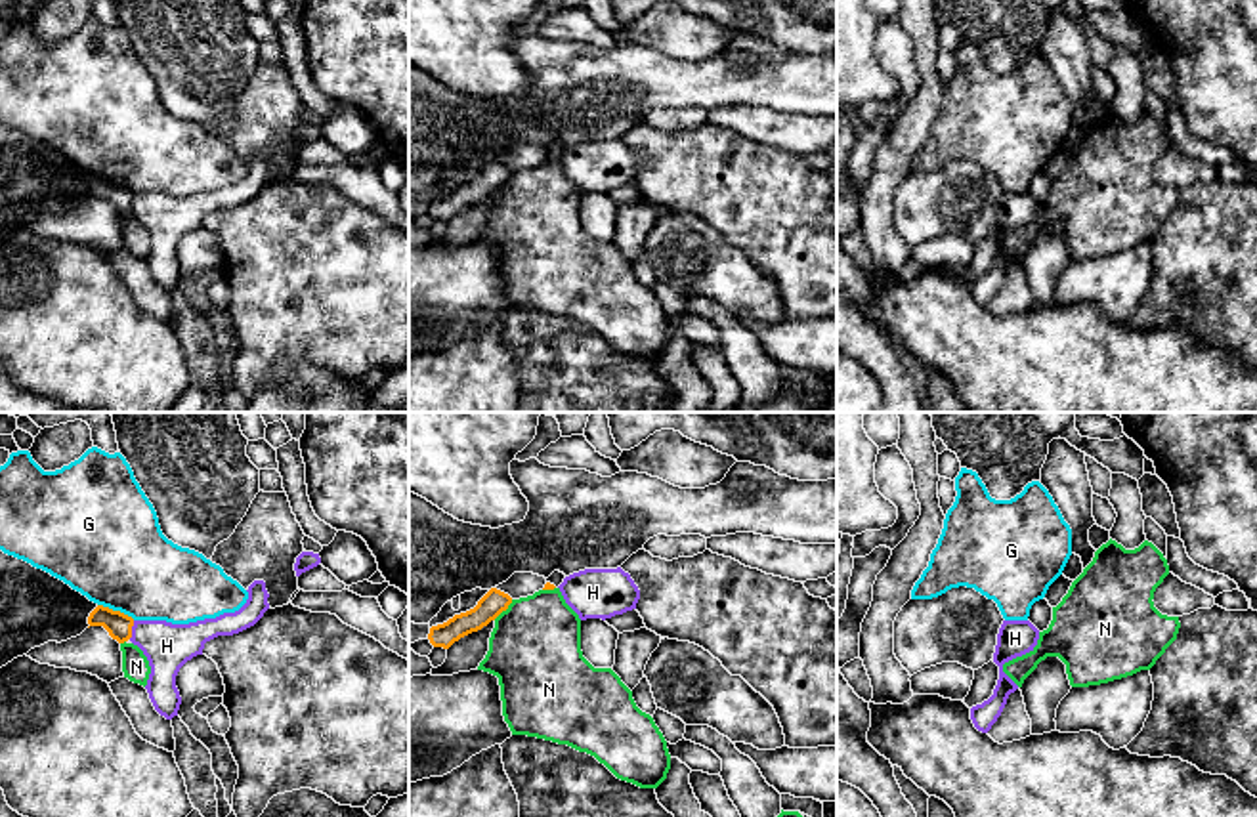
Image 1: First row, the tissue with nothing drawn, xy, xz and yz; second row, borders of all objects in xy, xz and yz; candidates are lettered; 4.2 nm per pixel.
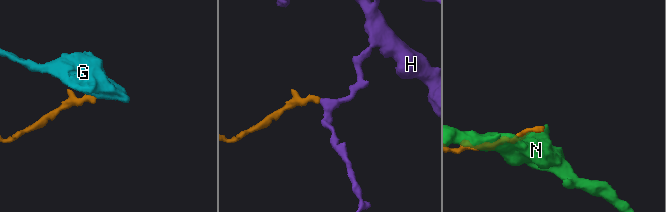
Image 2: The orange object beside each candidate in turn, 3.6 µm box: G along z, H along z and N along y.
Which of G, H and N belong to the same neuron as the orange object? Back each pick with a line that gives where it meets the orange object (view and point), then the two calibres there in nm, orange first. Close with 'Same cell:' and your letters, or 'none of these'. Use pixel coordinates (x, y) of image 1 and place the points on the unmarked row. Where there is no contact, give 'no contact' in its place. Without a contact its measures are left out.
Same cell: none of these

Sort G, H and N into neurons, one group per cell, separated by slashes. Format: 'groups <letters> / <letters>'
groups G / H / N

